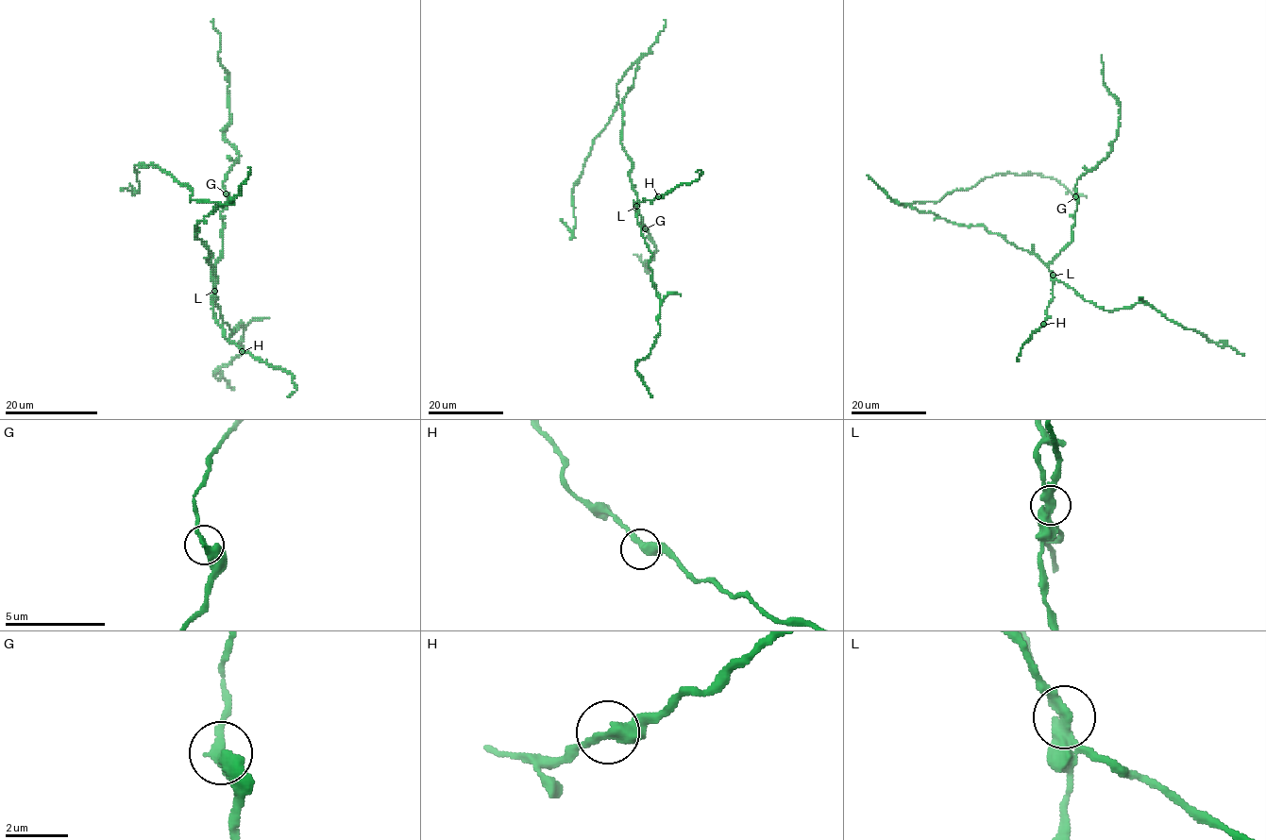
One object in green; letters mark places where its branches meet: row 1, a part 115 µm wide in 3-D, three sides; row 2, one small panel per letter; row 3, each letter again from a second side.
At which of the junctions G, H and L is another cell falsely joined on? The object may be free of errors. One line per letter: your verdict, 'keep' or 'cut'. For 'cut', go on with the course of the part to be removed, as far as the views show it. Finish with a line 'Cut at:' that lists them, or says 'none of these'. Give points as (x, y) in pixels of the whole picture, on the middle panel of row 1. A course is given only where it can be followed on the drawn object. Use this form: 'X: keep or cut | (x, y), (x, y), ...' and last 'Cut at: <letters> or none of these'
G: keep
H: keep
L: cut | (636, 206), (621, 142), (622, 102), (636, 61), (616, 87), (616, 110), (574, 186), (574, 229), (561, 219)
Cut at: L

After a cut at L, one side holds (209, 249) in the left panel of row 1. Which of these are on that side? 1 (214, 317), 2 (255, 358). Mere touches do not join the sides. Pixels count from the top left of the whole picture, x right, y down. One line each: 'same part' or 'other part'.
1: other part
2: other part

